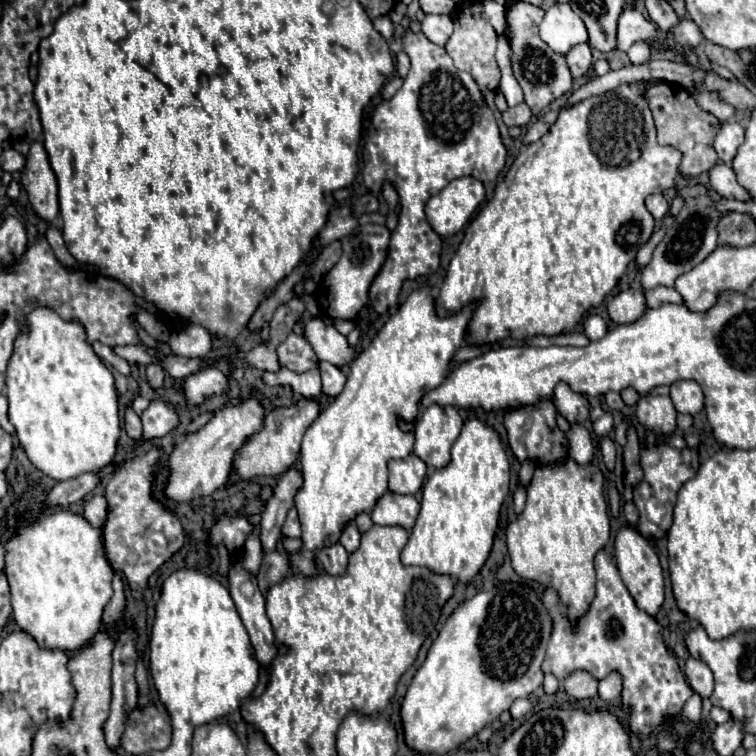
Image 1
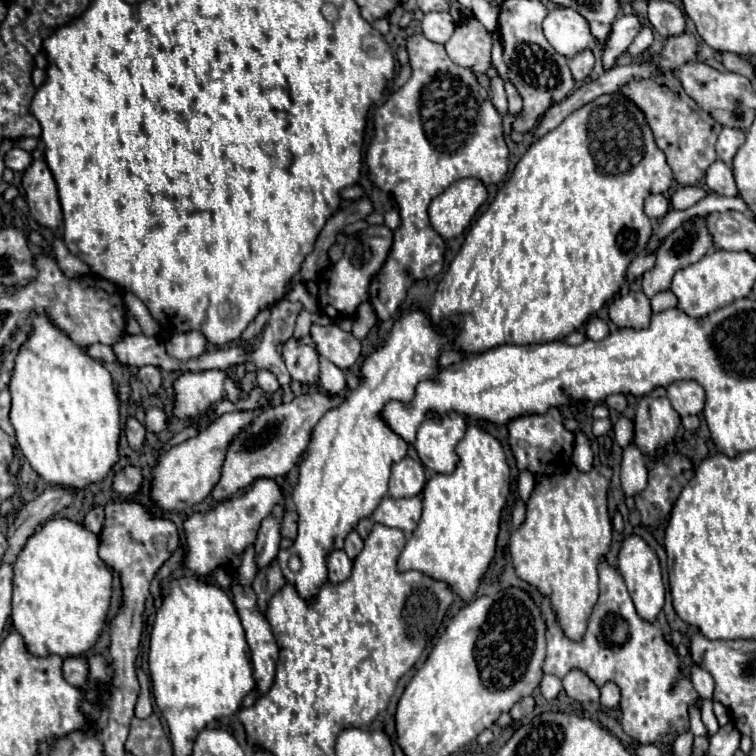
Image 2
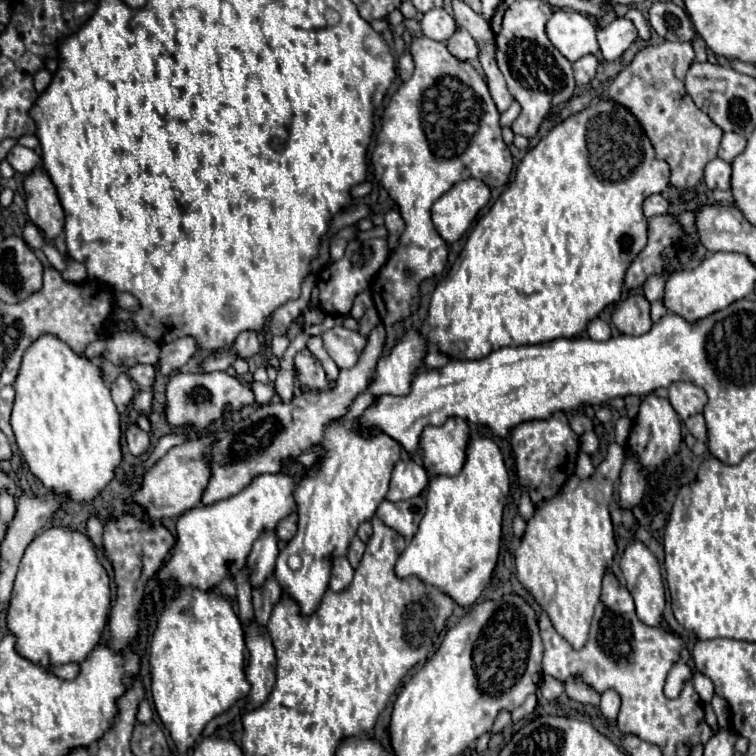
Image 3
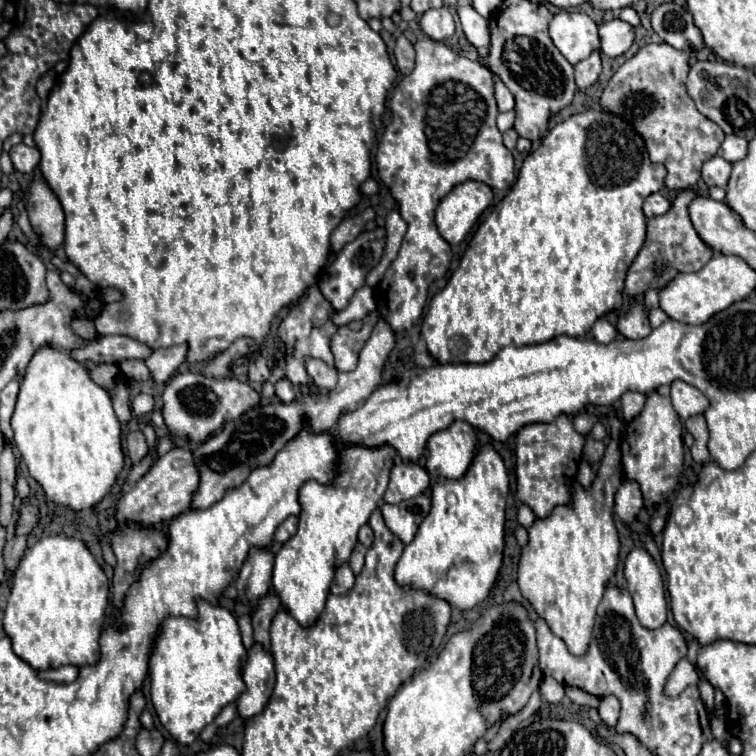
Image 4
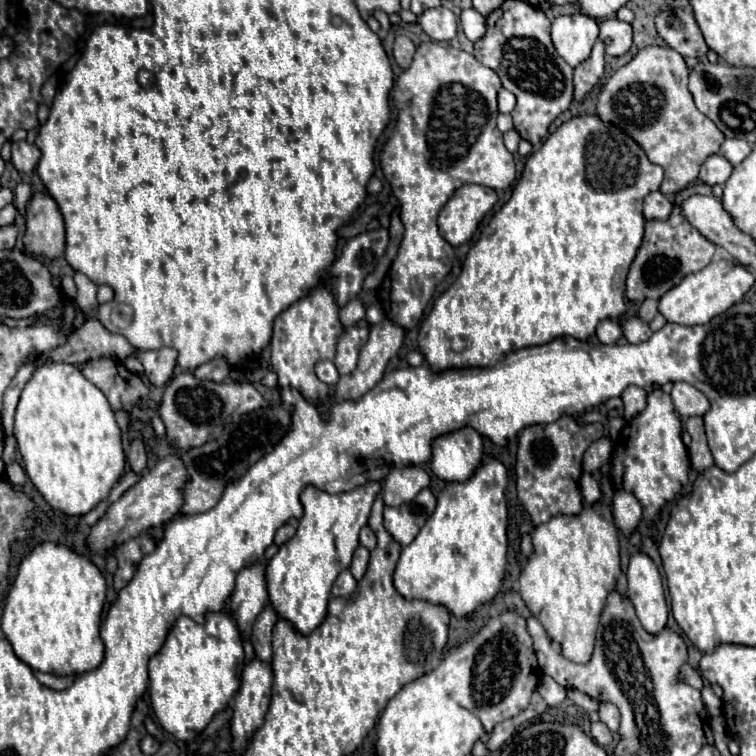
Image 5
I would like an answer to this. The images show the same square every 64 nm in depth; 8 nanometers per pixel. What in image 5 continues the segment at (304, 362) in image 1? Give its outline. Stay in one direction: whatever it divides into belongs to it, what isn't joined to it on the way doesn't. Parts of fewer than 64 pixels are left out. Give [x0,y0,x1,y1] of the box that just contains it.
[314,360,340,384]

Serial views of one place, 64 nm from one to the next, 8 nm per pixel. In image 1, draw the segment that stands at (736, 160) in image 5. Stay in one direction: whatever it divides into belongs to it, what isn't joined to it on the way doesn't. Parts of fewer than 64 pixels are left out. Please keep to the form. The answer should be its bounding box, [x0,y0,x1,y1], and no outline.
[714,122,744,166]

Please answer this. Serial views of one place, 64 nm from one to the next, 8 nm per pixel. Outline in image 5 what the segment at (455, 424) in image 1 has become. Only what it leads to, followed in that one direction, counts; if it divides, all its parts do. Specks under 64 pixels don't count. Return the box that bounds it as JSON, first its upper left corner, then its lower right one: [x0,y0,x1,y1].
[432,428,482,482]

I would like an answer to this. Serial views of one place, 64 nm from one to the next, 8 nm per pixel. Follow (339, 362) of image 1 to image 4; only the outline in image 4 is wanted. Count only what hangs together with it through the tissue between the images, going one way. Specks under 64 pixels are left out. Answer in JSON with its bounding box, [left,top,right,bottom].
[332,320,372,372]

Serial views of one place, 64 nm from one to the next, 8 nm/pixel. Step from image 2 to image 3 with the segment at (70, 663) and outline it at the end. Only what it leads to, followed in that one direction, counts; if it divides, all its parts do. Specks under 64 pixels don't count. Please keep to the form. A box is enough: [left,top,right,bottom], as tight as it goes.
[48,664,80,680]

